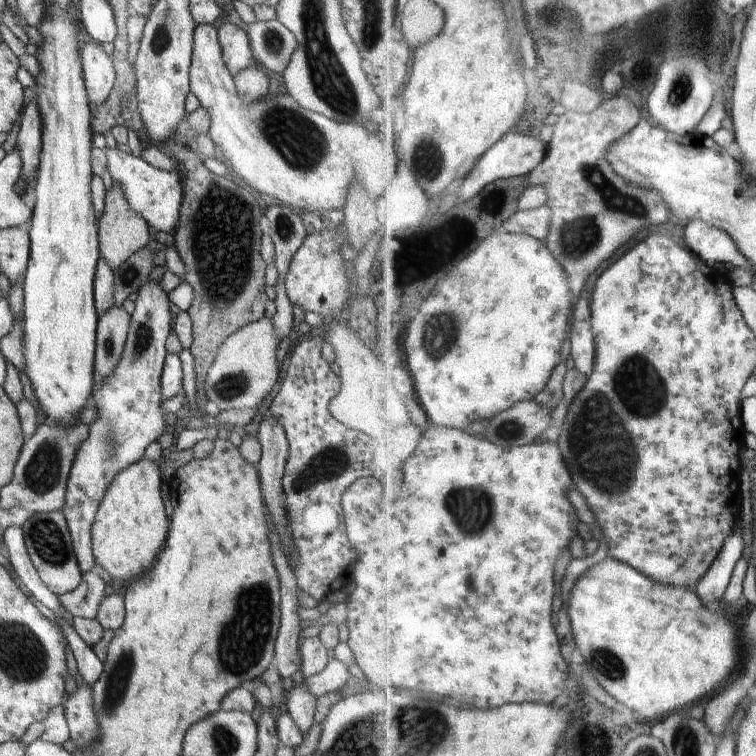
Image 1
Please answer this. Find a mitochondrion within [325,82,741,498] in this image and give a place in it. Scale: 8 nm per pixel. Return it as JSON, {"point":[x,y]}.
{"point":[578,238]}

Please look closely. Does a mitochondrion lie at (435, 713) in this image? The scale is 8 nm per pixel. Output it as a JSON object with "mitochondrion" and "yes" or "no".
{"mitochondrion":"yes"}

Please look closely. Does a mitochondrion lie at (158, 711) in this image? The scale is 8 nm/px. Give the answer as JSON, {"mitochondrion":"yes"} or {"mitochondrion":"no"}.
{"mitochondrion":"no"}

